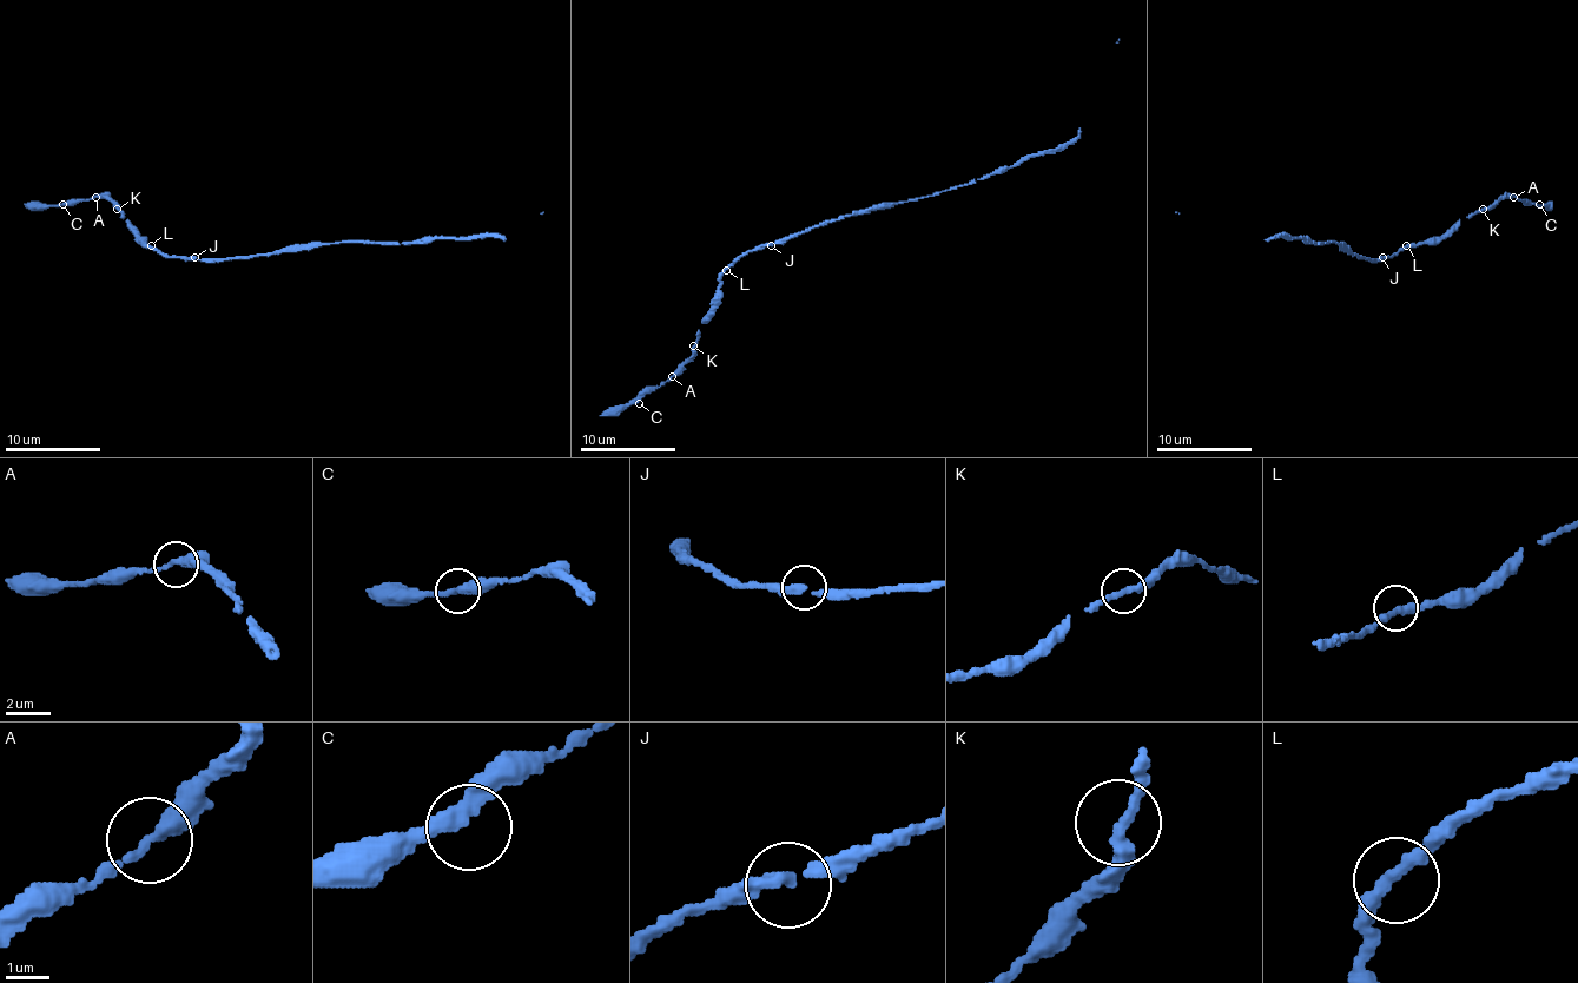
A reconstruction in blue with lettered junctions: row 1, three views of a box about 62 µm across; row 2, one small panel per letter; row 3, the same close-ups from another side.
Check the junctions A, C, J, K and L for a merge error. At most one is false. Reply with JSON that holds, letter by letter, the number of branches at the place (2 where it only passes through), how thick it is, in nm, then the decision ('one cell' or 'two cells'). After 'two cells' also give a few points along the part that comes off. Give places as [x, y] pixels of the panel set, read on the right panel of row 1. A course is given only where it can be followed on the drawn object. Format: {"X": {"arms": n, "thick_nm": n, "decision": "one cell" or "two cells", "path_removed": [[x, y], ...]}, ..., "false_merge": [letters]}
{"A": {"arms": 2, "thick_nm": 280, "decision": "one cell"}, "C": {"arms": 2, "thick_nm": 320, "decision": "one cell"}, "J": {"arms": 2, "thick_nm": 280, "decision": "one cell"}, "K": {"arms": 2, "thick_nm": 280, "decision": "one cell"}, "L": {"arms": 2, "thick_nm": 320, "decision": "one cell"}, "false_merge": []}

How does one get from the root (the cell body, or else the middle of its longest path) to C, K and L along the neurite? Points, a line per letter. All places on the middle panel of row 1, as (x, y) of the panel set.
C: (845, 215), (745, 251), (721, 275), (717, 305), (698, 329), (693, 355), (672, 376), (653, 387), (639, 403)
K: (845, 215), (745, 251), (721, 275), (717, 305), (702, 320), (693, 345)
L: (845, 215), (819, 222), (773, 244), (754, 246), (726, 270)

